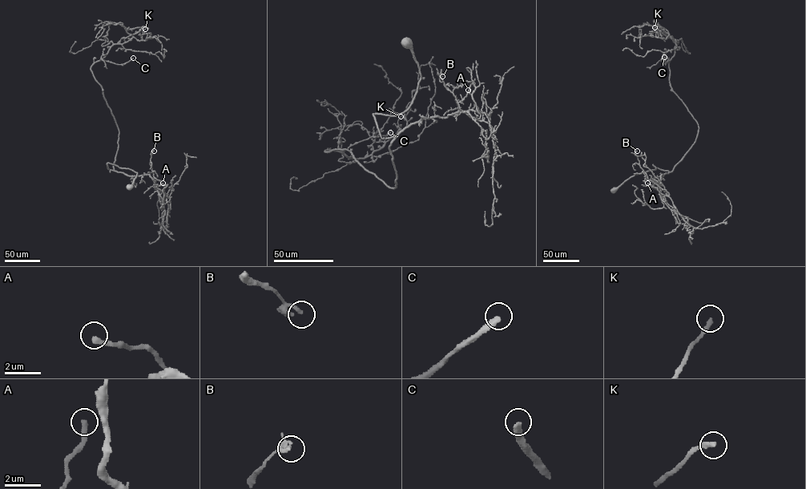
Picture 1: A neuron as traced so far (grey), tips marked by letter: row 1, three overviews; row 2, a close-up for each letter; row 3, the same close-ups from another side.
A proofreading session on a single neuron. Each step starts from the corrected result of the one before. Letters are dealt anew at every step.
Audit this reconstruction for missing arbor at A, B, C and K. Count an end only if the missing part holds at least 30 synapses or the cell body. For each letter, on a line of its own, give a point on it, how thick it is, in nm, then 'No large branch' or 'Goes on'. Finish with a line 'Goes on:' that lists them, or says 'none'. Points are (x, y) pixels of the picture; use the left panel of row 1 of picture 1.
A: Place: (163, 183). Thickness 280 nm. No large branch
B: Place: (154, 151). Thickness 170 nm. No large branch
C: Place: (133, 58). Thickness 320 nm. Goes on
K: Place: (145, 29). Thickness 240 nm. No large branch
Goes on: C

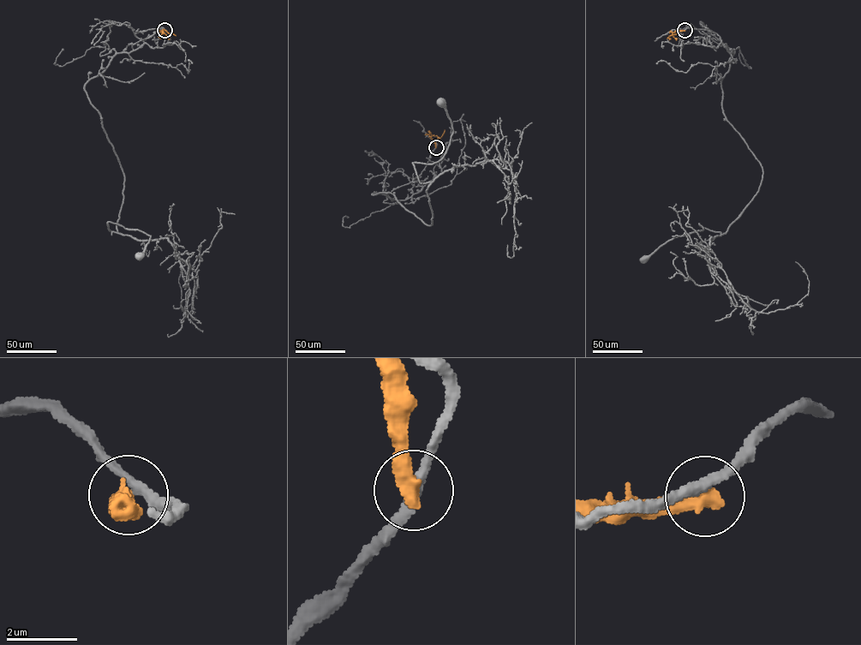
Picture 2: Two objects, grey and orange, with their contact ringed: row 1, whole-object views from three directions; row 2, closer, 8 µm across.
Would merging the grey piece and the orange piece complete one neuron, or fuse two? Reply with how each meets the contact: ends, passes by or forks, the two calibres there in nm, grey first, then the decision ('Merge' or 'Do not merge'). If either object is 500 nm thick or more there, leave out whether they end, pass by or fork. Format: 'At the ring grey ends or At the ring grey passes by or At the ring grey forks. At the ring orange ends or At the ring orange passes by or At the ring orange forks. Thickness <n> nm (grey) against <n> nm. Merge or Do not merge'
Thickness 280 nm (grey) against 500 nm. Do not merge

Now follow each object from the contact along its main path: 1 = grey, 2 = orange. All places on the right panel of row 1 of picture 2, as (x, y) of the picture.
1: (684, 30), (716, 33), (732, 52), (724, 115), (762, 178), (725, 232), (699, 223), (643, 259)
2: (684, 30), (673, 32), (676, 40)

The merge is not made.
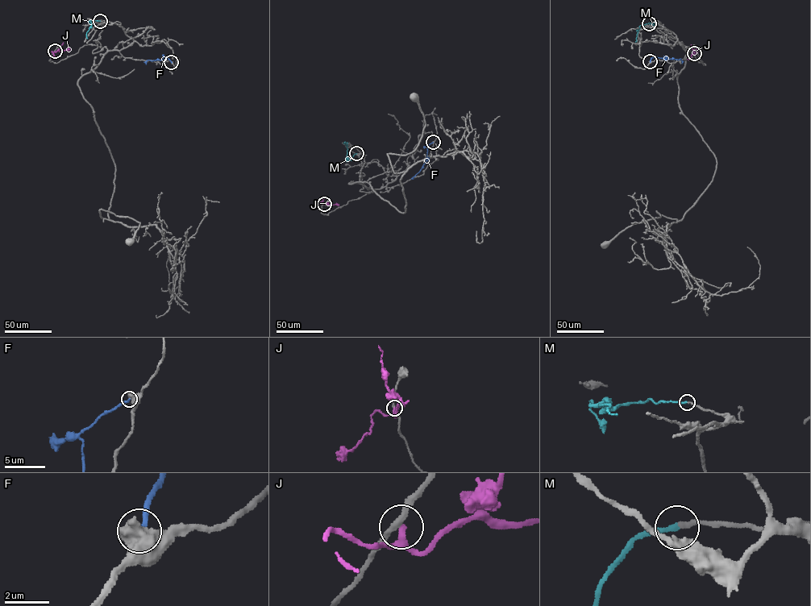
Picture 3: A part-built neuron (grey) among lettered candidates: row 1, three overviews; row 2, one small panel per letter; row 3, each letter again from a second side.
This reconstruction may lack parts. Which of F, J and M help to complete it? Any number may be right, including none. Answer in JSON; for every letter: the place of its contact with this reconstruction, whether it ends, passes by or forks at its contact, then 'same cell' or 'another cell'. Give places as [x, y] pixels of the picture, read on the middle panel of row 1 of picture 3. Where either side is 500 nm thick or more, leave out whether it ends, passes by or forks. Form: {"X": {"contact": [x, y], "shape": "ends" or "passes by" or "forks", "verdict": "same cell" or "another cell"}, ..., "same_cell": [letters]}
{"F": {"contact": [433, 142], "verdict": "another cell"}, "J": {"contact": [324, 204], "shape": "passes by", "verdict": "another cell"}, "M": {"contact": [356, 153], "shape": "ends", "verdict": "same cell"}, "same_cell": ["M"]}

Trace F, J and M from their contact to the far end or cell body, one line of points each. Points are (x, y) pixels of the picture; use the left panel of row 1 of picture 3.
F: (171, 62), (165, 57), (148, 60), (146, 64)
J: (55, 51), (67, 50), (68, 46)
M: (100, 21), (89, 21), (92, 23), (86, 33), (87, 39)

